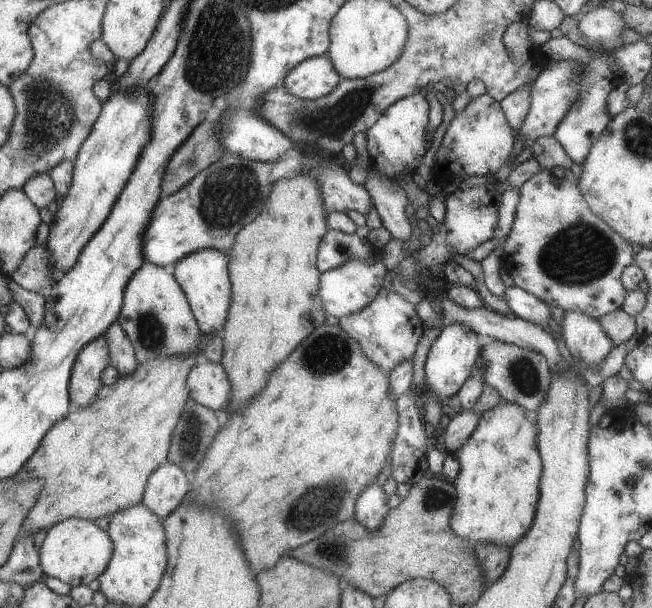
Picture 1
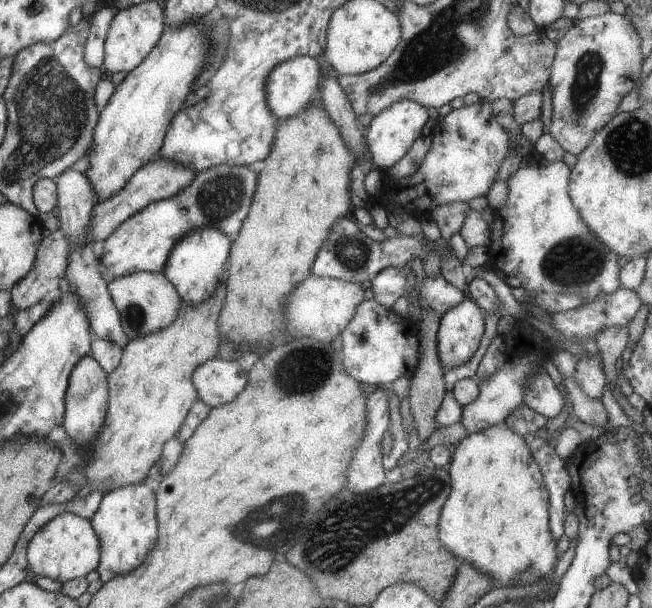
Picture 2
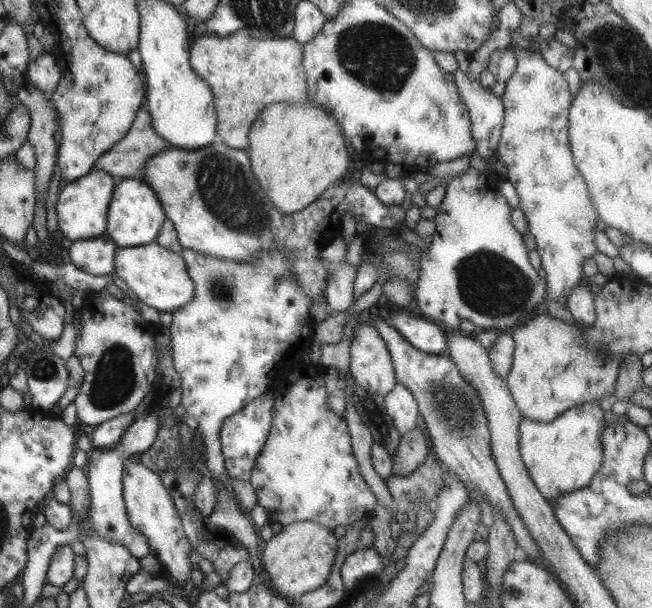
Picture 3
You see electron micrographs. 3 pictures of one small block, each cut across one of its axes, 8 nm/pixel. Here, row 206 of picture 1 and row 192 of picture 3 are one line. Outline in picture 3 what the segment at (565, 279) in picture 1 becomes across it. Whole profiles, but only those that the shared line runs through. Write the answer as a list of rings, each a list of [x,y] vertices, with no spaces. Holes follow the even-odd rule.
[[[509,46],[516,56],[516,68],[505,83],[500,100],[504,115],[499,144],[493,156],[505,166],[507,181],[515,187],[519,198],[518,210],[524,215],[528,231],[535,241],[535,250],[545,272],[546,295],[564,306],[569,289],[580,284],[582,263],[597,252],[595,246],[595,221],[599,218],[593,202],[589,200],[588,188],[573,164],[568,142],[568,111],[572,97],[561,73],[544,62],[539,52]]]

